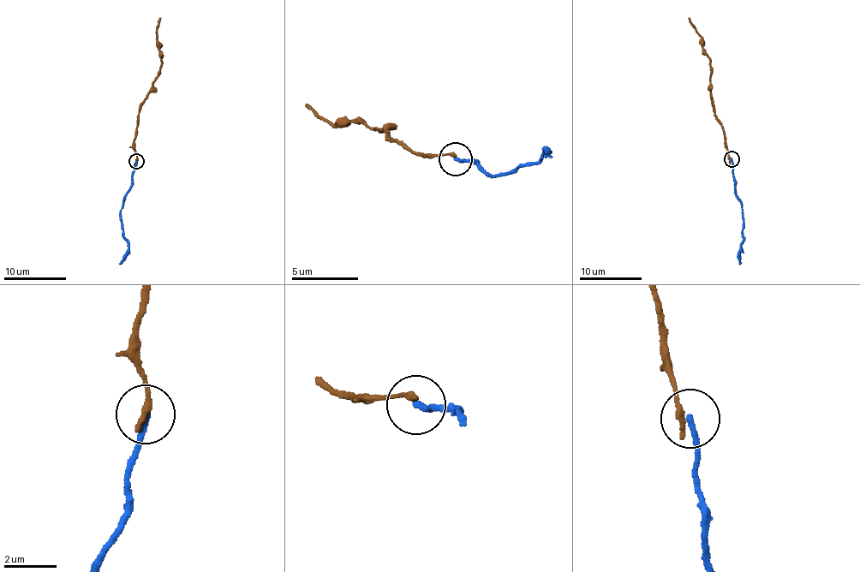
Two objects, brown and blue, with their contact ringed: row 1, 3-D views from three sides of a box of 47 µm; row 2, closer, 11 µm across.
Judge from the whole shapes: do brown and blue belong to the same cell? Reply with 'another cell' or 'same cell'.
same cell

